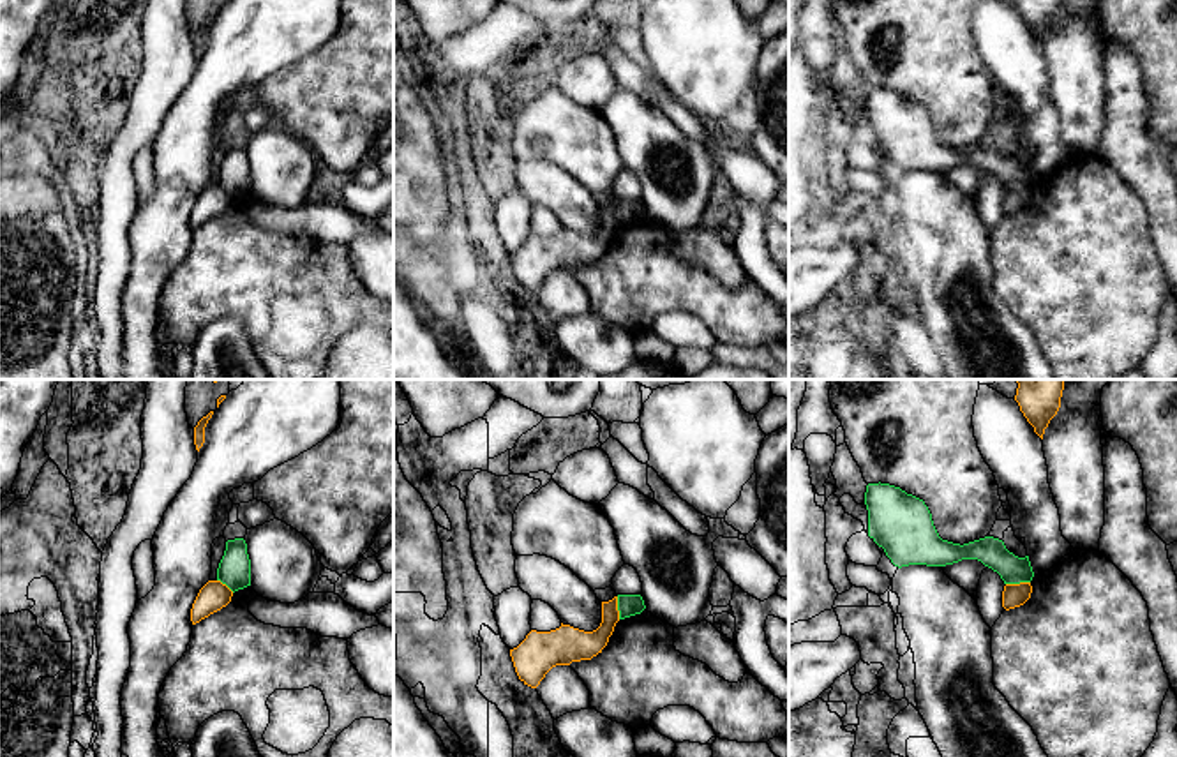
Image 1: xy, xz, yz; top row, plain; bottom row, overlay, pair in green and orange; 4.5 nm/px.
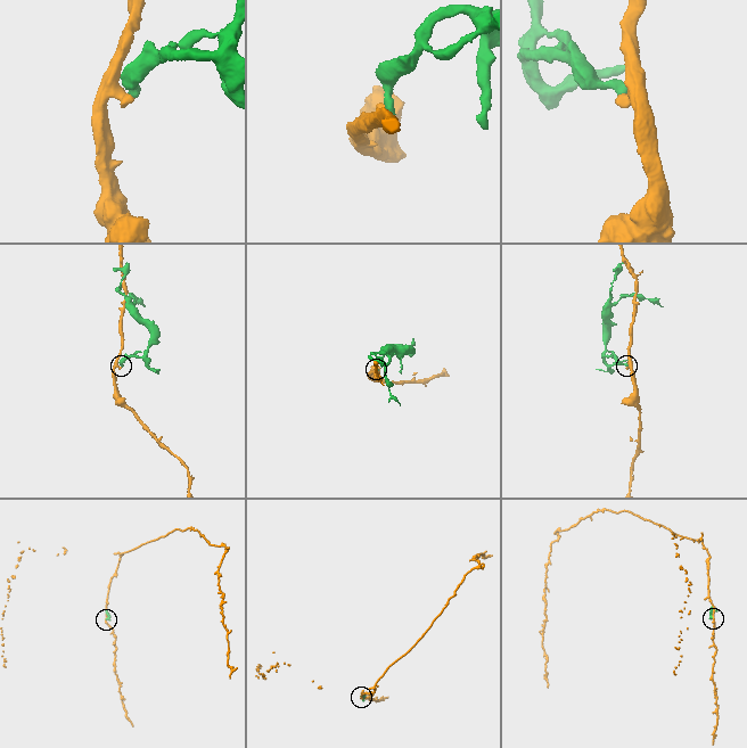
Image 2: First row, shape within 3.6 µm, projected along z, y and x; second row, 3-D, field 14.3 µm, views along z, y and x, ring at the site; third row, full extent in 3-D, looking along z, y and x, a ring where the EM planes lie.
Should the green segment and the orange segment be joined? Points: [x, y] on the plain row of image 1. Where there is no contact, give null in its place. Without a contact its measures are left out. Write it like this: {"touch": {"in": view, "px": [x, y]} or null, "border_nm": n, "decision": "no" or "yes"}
{"touch": {"in": "yz", "px": [1017, 187]}, "border_nm": 110, "decision": "no"}

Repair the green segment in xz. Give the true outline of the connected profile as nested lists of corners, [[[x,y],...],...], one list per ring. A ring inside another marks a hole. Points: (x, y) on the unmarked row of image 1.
[[[618,199],[619,224],[641,219],[646,214],[641,199]]]

